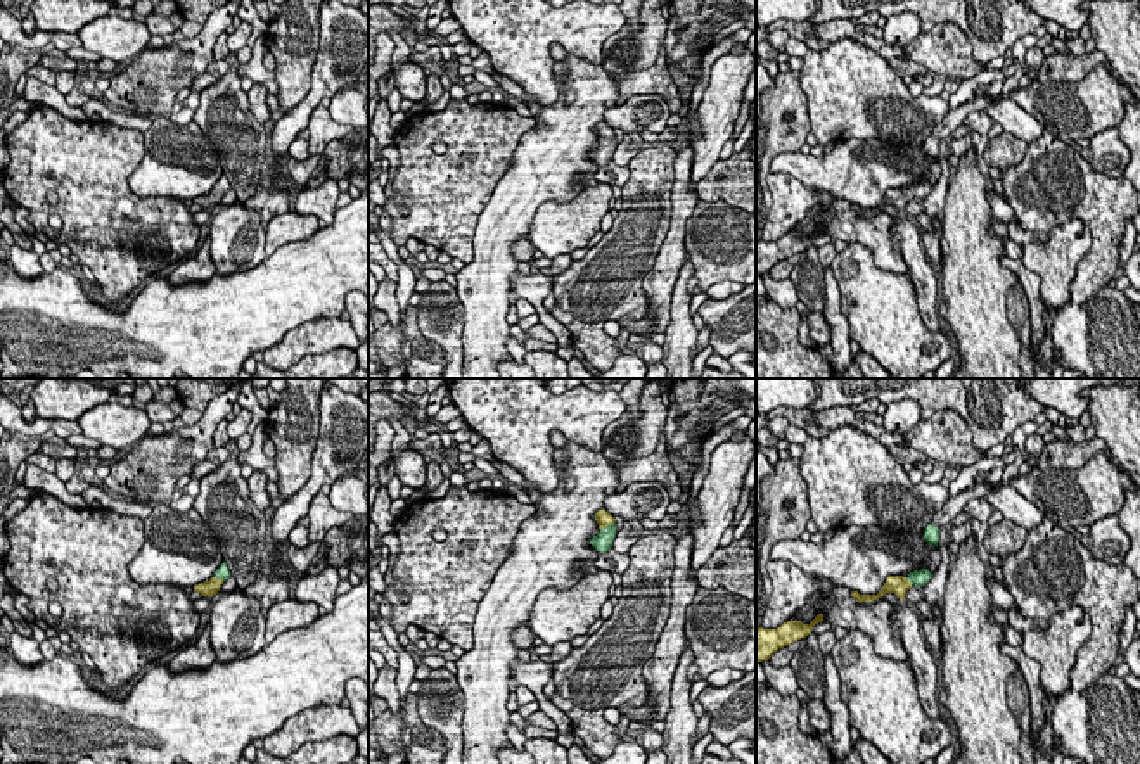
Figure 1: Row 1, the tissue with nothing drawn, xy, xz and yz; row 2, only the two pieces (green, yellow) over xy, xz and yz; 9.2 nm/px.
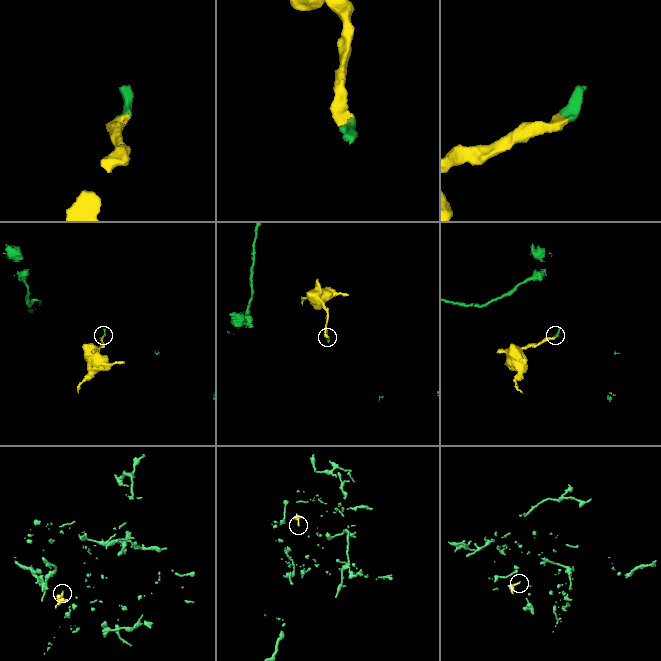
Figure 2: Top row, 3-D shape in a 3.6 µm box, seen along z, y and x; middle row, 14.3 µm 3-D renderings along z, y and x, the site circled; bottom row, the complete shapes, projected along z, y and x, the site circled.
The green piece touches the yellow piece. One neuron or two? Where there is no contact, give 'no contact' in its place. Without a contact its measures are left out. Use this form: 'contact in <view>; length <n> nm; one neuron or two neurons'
contact in xz; length 170 nm; one neuron

